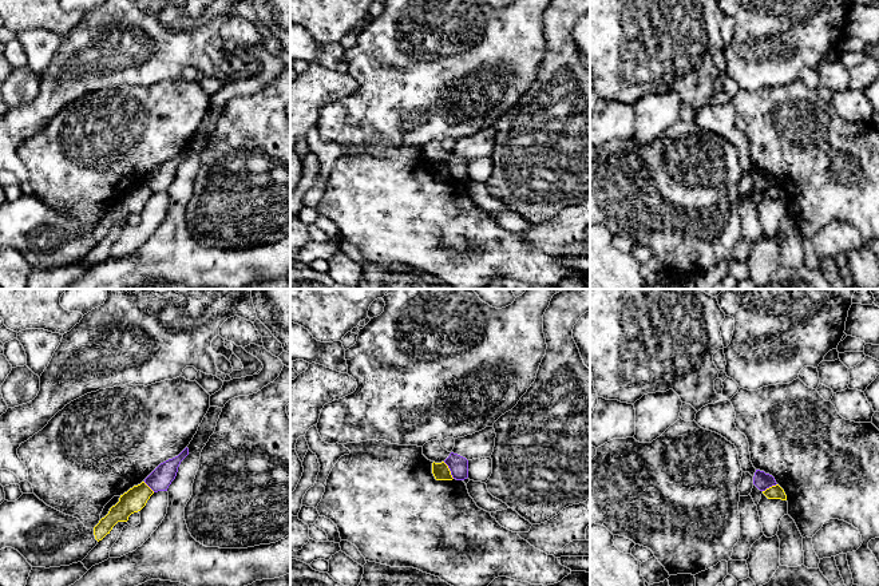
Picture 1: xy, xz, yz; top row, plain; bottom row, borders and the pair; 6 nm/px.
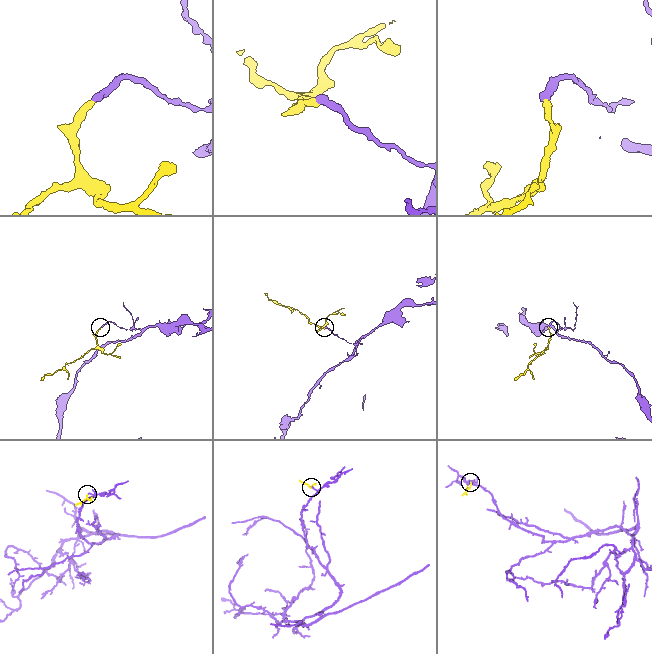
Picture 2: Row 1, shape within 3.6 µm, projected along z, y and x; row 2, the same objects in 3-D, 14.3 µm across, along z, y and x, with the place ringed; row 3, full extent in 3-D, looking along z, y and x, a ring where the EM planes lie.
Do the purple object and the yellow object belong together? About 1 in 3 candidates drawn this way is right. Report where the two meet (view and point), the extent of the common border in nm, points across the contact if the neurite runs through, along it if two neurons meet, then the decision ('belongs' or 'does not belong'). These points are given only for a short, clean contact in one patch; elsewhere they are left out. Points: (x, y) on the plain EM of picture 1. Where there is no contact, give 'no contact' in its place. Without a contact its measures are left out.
meets purple in xz at (450, 170); contact 120 nm long; border along xz (443, 162), (454, 178); does not belong

